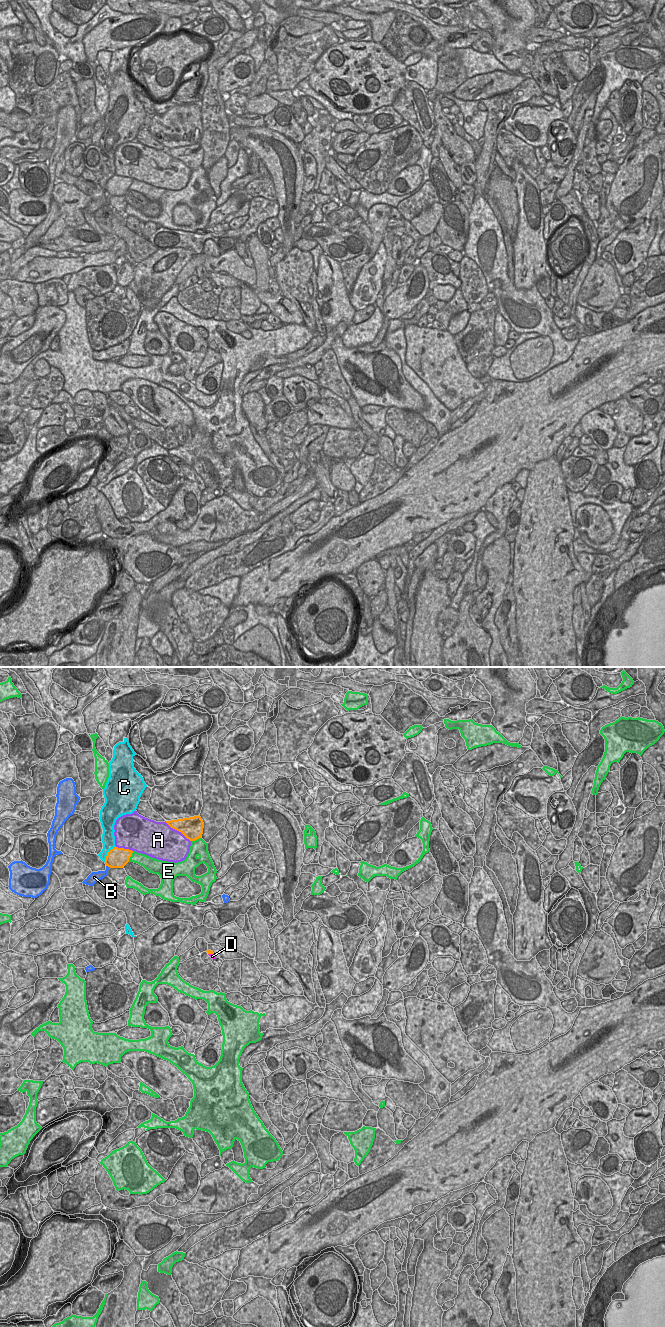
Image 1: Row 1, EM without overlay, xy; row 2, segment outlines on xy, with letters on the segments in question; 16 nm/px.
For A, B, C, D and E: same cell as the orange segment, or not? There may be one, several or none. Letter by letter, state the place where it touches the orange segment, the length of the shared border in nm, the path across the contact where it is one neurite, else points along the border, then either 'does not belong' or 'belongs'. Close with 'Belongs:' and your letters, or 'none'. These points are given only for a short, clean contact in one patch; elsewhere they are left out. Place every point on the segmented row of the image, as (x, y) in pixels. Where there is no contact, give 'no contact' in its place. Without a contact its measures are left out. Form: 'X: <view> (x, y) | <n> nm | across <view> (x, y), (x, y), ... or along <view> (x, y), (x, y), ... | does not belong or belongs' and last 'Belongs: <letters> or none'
A: xy (178, 830) | 550 nm | does not belong
B: xy (108, 866) | 90 nm | does not belong
C: xy (107, 853) | 320 nm | does not belong
D: xy (211, 953) | 100 nm | does not belong
E: xy (131, 855) | 190 nm | does not belong
Belongs: none

